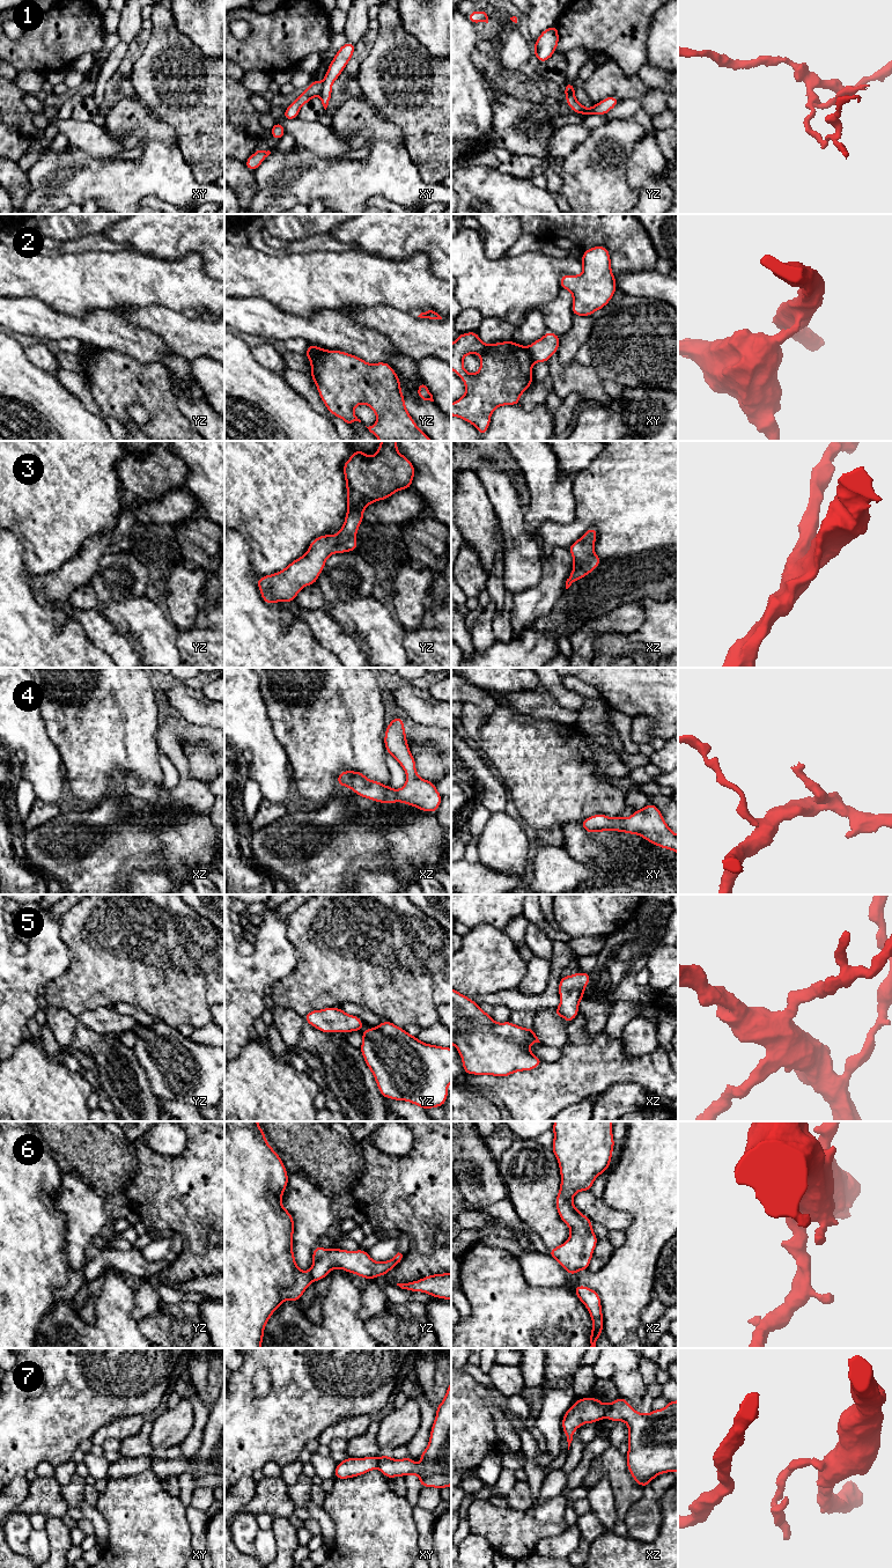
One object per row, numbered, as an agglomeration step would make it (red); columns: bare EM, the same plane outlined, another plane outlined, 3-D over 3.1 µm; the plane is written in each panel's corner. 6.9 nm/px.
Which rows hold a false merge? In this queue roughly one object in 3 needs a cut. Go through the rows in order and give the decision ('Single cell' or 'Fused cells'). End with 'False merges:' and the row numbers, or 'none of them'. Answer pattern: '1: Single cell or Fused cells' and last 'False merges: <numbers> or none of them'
1: Fused cells
2: Fused cells
3: Single cell
4: Single cell
5: Single cell
6: Single cell
7: Fused cells
False merges: 1, 2, 7

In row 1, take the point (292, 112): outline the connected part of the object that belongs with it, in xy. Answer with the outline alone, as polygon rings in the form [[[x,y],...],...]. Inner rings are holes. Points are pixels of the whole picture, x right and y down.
[[[312,80],[309,87],[303,93],[300,93],[298,97],[287,109],[285,109],[282,117],[289,120],[296,119],[300,109],[304,104],[309,103],[312,97],[320,95],[322,87],[322,82]]]

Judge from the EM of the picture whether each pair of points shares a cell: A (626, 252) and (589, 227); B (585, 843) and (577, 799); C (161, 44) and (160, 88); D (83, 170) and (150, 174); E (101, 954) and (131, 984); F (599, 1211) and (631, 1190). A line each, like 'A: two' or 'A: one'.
A: one
B: two
C: one
D: one
E: one
F: two

